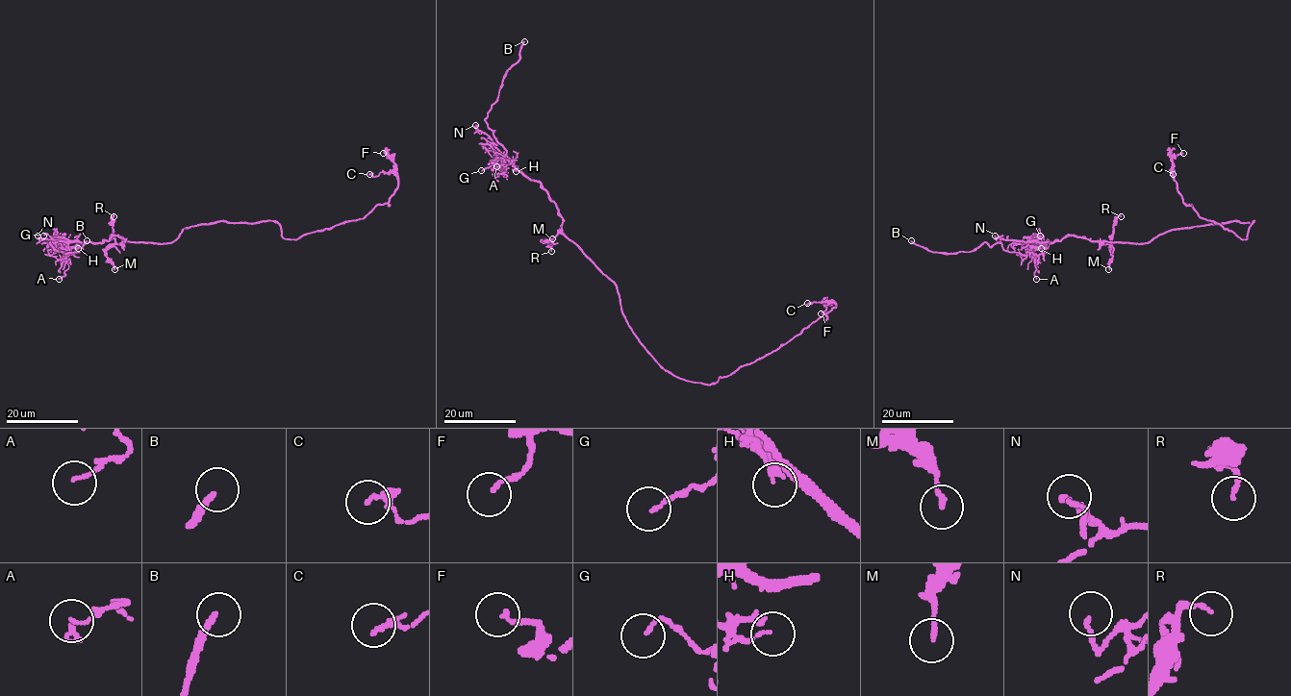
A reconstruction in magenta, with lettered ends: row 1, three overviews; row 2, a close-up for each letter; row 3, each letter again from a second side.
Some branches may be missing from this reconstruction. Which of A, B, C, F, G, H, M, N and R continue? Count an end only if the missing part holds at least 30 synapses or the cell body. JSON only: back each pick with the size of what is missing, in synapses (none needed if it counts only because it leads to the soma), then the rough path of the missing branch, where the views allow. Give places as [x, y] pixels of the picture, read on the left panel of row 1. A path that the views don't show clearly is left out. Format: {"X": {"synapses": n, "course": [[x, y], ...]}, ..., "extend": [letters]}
{"B": {"course": [[87, 240], [133, 227], [161, 226], [167, 222]]}, "extend": ["B"]}

